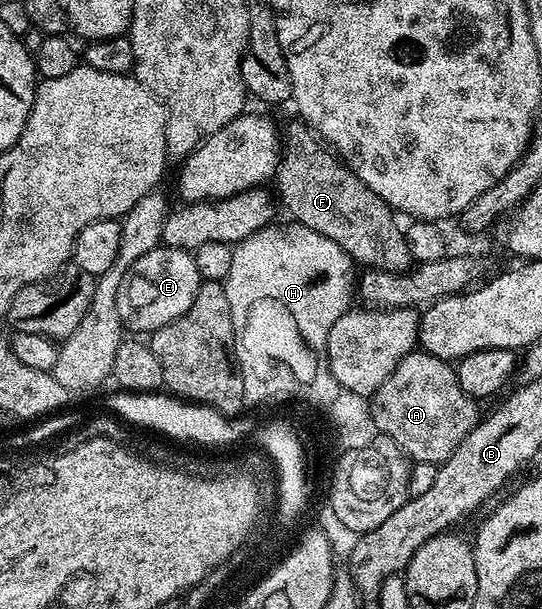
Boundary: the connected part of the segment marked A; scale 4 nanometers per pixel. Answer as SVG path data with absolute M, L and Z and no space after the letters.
M421 351L404 355L396 371L372 394L375 430L383 437L391 437L415 462L445 463L478 424L478 405L460 387L458 370L451 362Z

